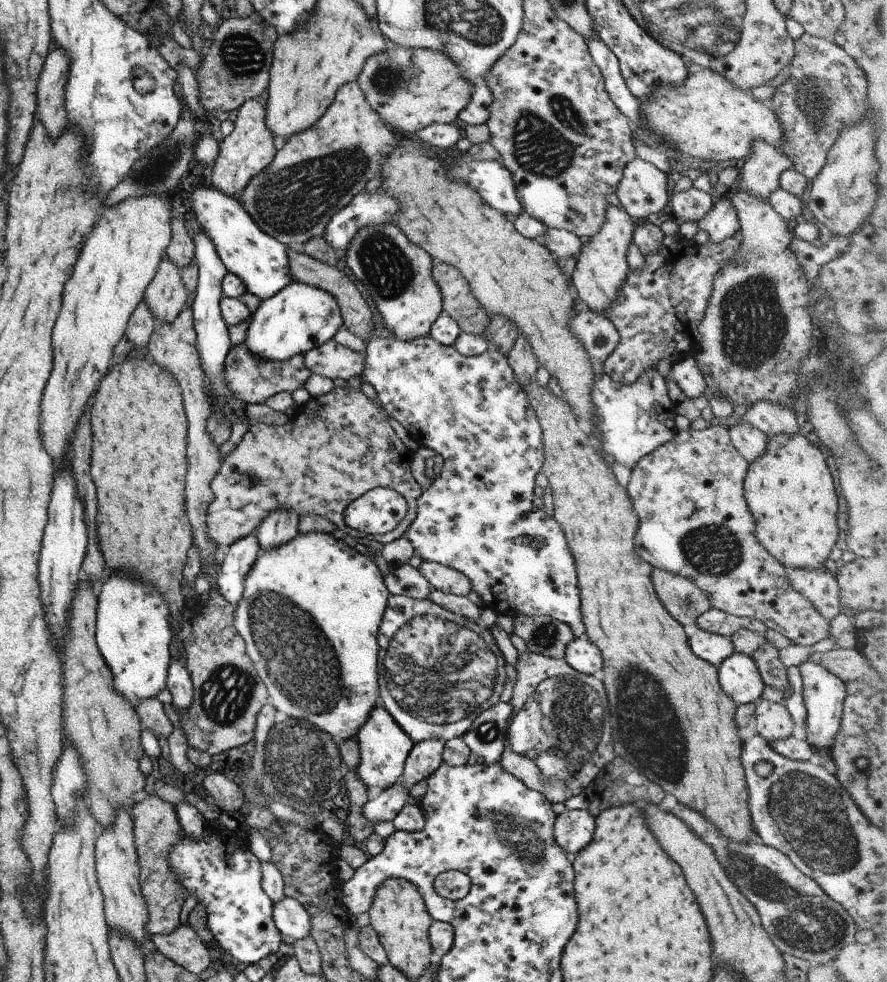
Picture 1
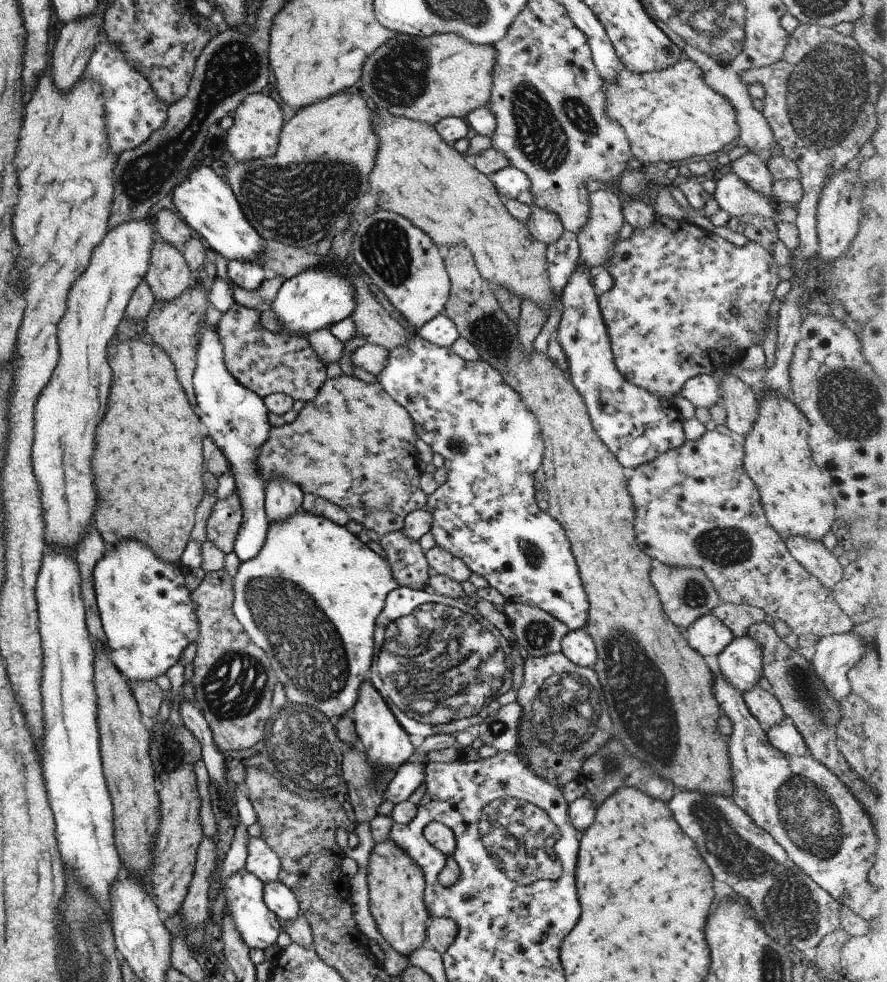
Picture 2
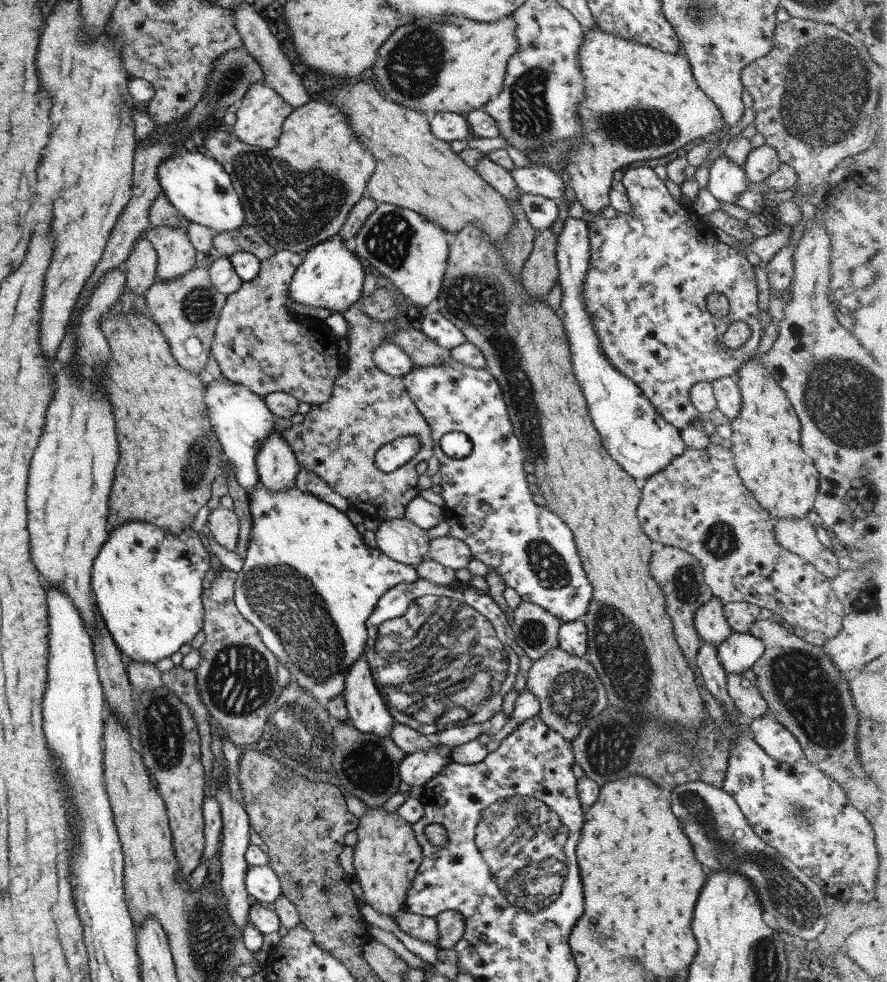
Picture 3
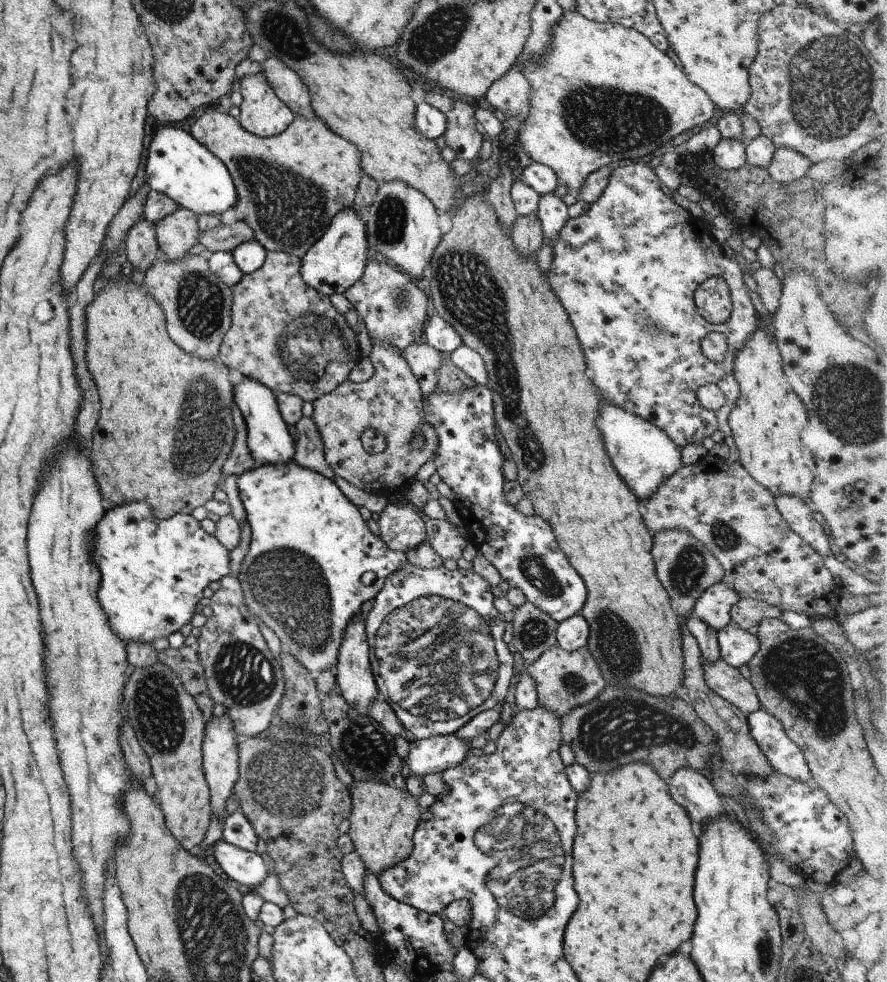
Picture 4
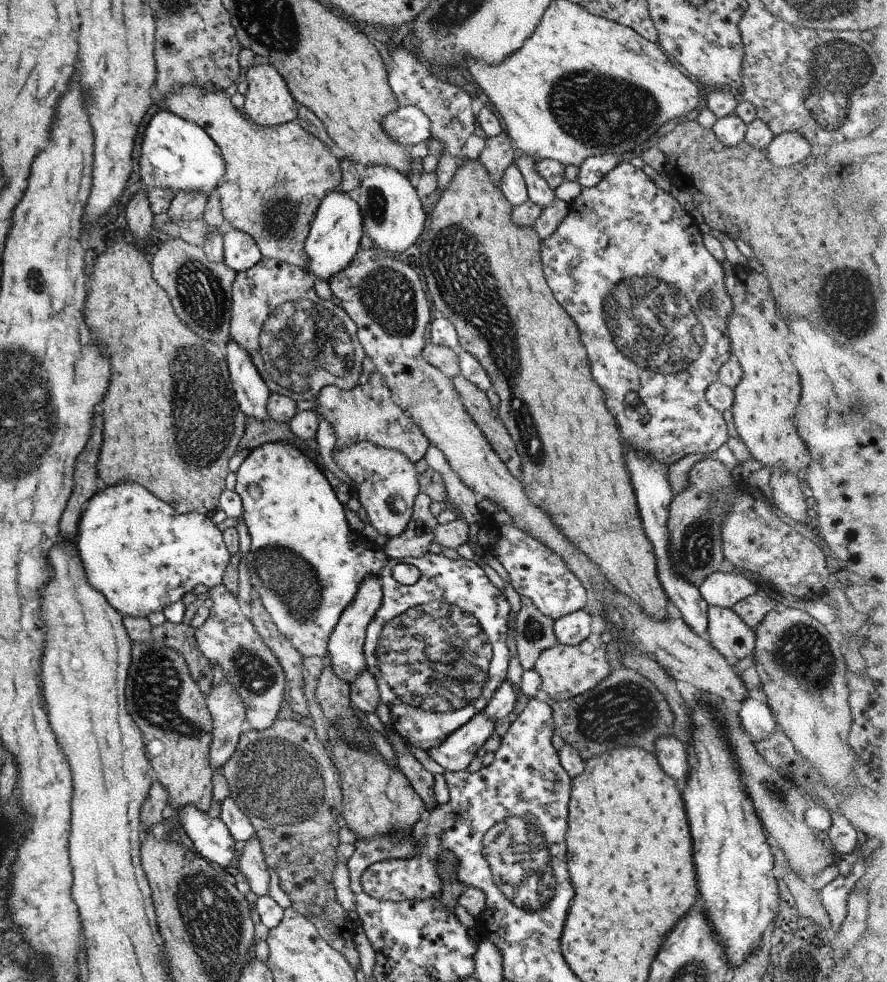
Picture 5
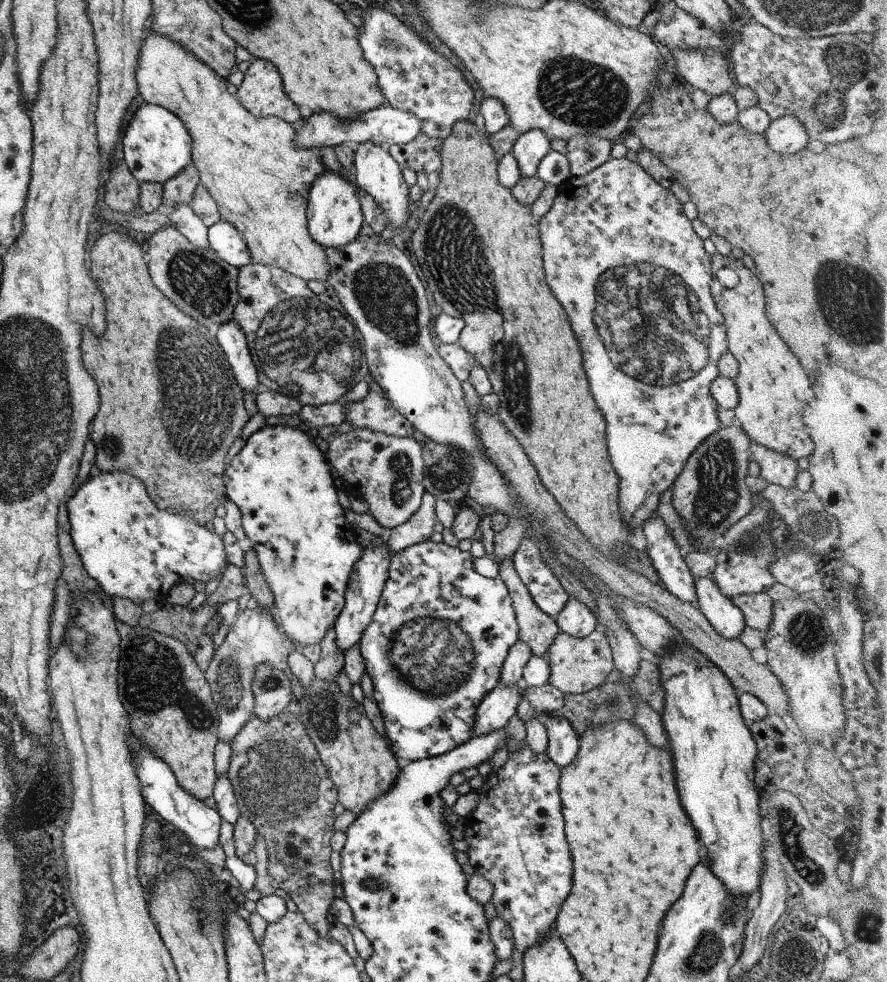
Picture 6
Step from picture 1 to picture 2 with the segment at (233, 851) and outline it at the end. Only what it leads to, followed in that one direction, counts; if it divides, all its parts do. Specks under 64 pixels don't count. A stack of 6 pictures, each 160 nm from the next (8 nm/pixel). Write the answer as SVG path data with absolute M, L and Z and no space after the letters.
M244 869L237 870L230 875L223 885L225 910L231 916L231 922L235 924L235 930L239 932L239 938L243 940L243 946L247 946L248 949L263 950L273 945L278 934L283 930L283 925L277 916L265 907L262 890L263 883Z

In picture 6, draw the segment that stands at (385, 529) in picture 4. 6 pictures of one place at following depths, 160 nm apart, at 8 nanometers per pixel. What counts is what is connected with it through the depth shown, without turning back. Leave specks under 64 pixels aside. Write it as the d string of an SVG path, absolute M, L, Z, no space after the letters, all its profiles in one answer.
M351 428L331 440L325 459L342 482L355 488L367 502L368 513L379 526L395 528L417 512L425 492L422 452L413 437L398 437L368 428Z

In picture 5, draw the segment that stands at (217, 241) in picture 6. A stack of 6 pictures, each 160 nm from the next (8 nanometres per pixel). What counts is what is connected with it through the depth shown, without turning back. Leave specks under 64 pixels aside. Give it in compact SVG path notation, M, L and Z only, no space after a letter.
M232 228L221 235L222 262L236 273L247 270L262 257L247 233Z

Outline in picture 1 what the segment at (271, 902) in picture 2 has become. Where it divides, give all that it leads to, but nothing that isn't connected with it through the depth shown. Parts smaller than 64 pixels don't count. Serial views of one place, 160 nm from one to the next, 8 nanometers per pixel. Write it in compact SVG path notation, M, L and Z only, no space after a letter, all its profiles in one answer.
M281 898L279 904L272 903L272 922L276 930L279 930L284 942L297 942L309 936L311 920L307 912L293 898Z

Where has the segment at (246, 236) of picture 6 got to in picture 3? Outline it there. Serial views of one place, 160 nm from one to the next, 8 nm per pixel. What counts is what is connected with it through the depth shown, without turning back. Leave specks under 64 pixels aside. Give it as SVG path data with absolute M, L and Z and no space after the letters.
M317 96L307 100L303 106L293 109L285 118L278 144L271 150L247 146L235 136L218 130L214 122L204 128L204 133L202 146L229 176L241 202L244 223L255 228L263 241L276 251L305 253L313 246L327 241L330 236L337 235L351 208L367 195L367 180L375 170L375 160L371 152L365 150L355 138L357 134L351 132L345 114Z

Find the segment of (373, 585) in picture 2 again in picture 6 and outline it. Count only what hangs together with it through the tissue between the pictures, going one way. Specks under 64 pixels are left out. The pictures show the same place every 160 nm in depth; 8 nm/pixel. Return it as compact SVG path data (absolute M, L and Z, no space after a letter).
M265 425L246 438L222 474L226 499L234 502L242 514L245 536L252 542L260 572L274 596L274 613L280 628L296 644L297 650L308 644L318 644L325 631L333 626L343 608L347 577L361 554L353 528L347 524L337 503L330 464L313 441L311 432L303 427Z

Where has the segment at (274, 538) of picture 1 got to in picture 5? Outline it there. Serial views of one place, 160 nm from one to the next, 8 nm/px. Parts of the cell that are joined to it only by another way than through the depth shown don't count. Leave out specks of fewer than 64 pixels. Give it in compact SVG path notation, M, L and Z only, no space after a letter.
M231 338L226 340L224 348L224 359L238 408L244 415L257 420L269 418L266 402L271 392L259 376L251 357Z

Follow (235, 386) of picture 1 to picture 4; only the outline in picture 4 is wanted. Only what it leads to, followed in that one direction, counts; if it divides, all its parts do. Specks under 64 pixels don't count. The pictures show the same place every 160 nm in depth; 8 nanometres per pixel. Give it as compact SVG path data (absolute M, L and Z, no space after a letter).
M266 251L264 263L253 272L242 273L241 278L232 286L232 307L230 308L229 330L223 335L218 358L231 370L237 370L243 377L259 381L274 394L289 393L302 401L313 402L326 392L331 392L338 384L347 379L351 372L351 360L331 362L325 368L321 380L295 382L281 364L277 350L277 332L291 320L301 316L305 310L311 312L335 312L329 299L309 288L300 275L300 258L287 253Z

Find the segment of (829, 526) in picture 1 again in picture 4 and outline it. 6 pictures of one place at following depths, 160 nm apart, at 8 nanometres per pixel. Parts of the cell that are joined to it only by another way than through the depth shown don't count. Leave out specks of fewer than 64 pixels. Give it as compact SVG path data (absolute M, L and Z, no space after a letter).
M773 315L763 316L763 320L757 323L757 330L755 330L755 332L753 332L753 334L751 334L745 342L743 342L743 346L741 346L739 352L735 354L732 366L732 376L735 378L735 382L737 382L739 397L735 400L734 406L730 408L731 412L729 412L727 423L729 424L729 428L731 428L731 437L733 438L733 442L738 452L737 462L745 470L745 472L747 472L747 474L749 474L749 476L757 482L757 484L767 489L767 492L771 494L772 498L779 496L779 494L787 494L787 496L799 498L801 502L804 502L806 498L811 498L811 490L813 490L816 486L816 475L814 474L815 464L812 462L810 452L807 451L801 443L800 432L803 430L804 426L807 426L807 416L803 408L803 404L799 401L799 398L793 394L791 388L789 388L789 385L787 384L787 378L783 376L782 362L775 346L774 336L767 336L765 322L771 322L771 320L774 320Z

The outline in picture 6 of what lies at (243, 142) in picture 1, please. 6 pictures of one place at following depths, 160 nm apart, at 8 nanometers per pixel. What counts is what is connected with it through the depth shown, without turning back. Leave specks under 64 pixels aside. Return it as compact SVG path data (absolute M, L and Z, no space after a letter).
M256 58L249 64L235 97L256 118L280 118L291 126L301 120L298 106L283 92L278 70L268 60Z

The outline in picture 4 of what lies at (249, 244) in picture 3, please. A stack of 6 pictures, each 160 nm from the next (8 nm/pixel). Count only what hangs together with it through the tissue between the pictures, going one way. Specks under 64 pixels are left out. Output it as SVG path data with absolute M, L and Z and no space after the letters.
M238 220L230 225L220 222L213 229L201 231L196 236L196 242L199 242L209 252L215 250L230 252L240 242L245 242L253 238L252 230L244 222Z

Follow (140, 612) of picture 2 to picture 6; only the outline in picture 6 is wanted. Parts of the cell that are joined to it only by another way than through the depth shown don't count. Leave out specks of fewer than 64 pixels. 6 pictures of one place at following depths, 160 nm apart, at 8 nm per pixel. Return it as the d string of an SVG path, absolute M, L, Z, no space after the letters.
M127 471L100 472L94 477L89 475L89 478L86 481L83 481L75 492L72 492L71 496L62 504L62 506L66 508L70 524L70 537L82 565L87 571L87 574L98 582L100 589L108 596L108 598L128 598L140 605L142 600L153 598L153 596L157 596L157 594L167 594L172 586L183 582L185 578L193 578L195 581L205 583L210 578L213 578L213 576L221 574L222 570L226 567L227 562L224 555L223 543L219 535L209 532L204 526L201 526L187 516L169 514L168 512L159 510L146 493L144 484Z

